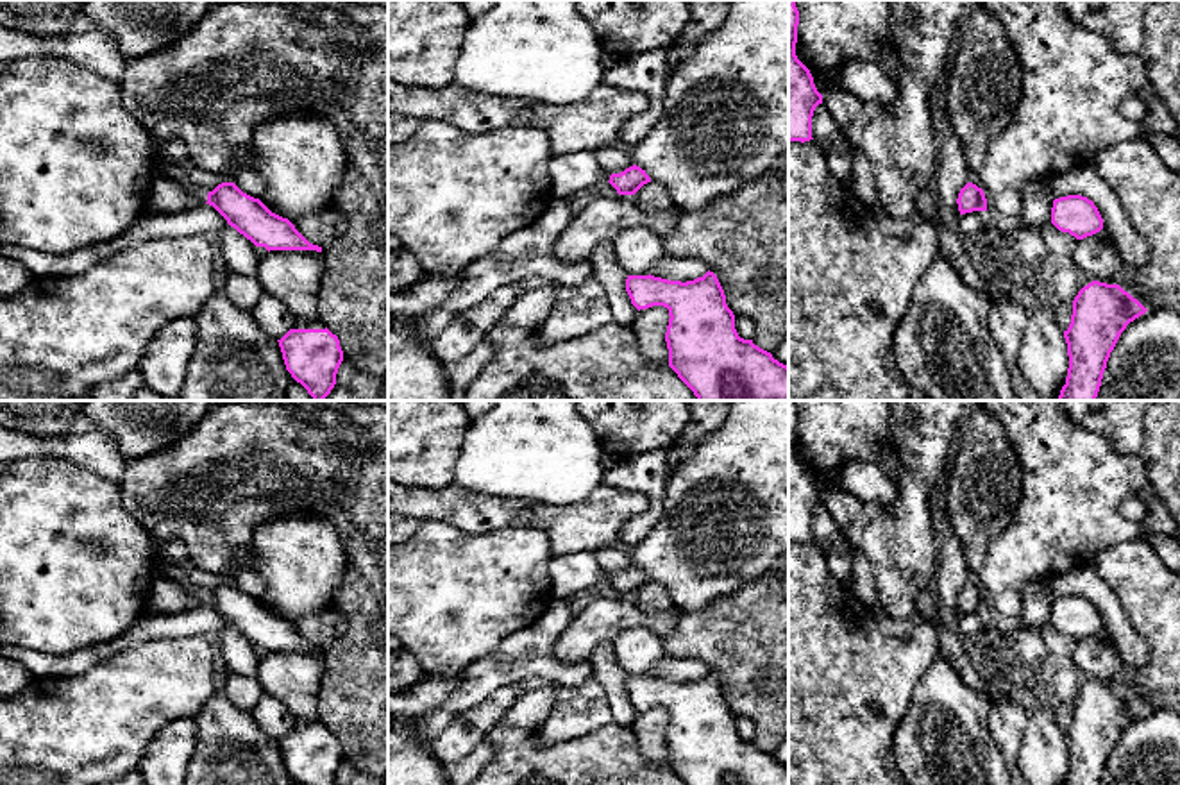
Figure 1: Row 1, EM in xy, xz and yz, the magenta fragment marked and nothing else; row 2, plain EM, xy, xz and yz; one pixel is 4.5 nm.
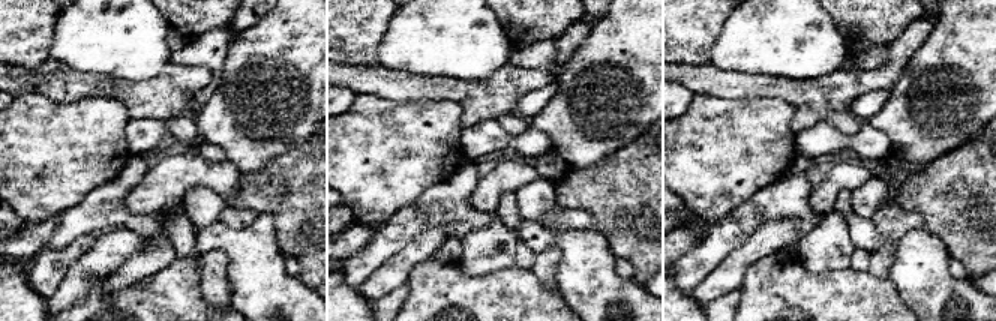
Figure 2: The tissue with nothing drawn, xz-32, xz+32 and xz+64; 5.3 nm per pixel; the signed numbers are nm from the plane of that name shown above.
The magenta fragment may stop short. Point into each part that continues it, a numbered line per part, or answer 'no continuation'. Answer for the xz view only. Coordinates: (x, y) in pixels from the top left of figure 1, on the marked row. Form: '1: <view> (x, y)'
1: xz (578, 170)

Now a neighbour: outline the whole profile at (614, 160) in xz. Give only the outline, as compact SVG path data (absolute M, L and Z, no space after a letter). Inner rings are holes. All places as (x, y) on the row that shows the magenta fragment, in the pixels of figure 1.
M619 145L603 147L603 148L595 150L594 156L595 156L595 161L599 163L599 166L604 172L608 172L610 175L620 173L626 168L635 165L628 148L619 147Z

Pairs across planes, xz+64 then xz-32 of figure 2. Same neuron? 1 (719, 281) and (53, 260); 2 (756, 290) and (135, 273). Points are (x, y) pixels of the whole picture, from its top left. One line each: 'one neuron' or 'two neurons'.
1: one neuron
2: two neurons

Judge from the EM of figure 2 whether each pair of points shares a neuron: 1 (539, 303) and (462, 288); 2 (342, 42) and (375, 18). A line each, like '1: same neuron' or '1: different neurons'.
1: same neuron
2: same neuron

